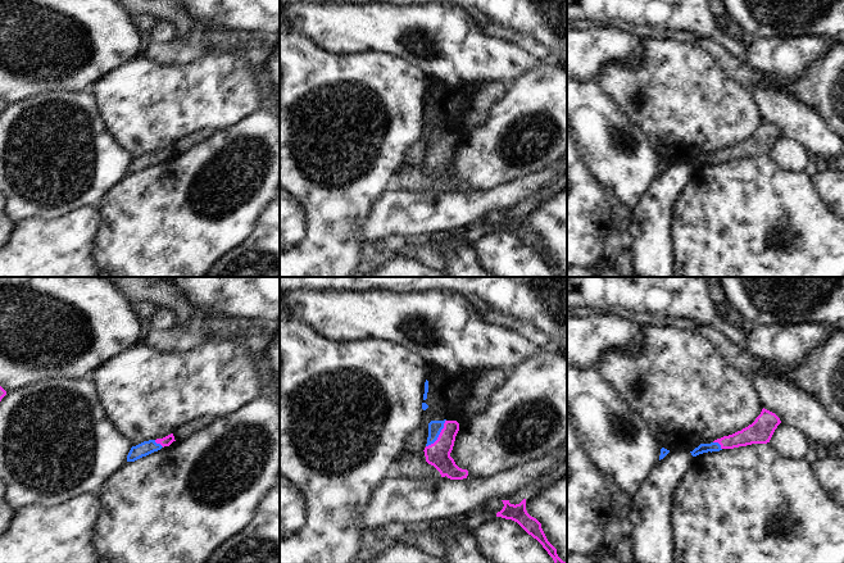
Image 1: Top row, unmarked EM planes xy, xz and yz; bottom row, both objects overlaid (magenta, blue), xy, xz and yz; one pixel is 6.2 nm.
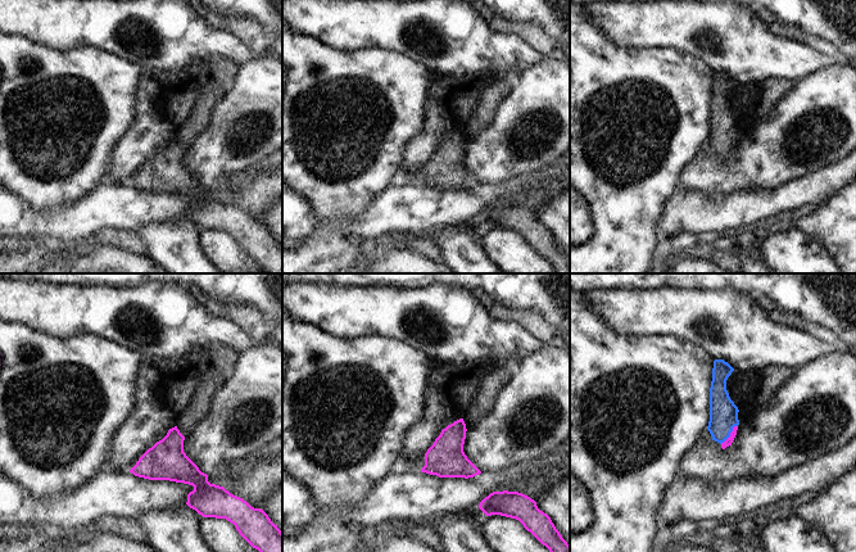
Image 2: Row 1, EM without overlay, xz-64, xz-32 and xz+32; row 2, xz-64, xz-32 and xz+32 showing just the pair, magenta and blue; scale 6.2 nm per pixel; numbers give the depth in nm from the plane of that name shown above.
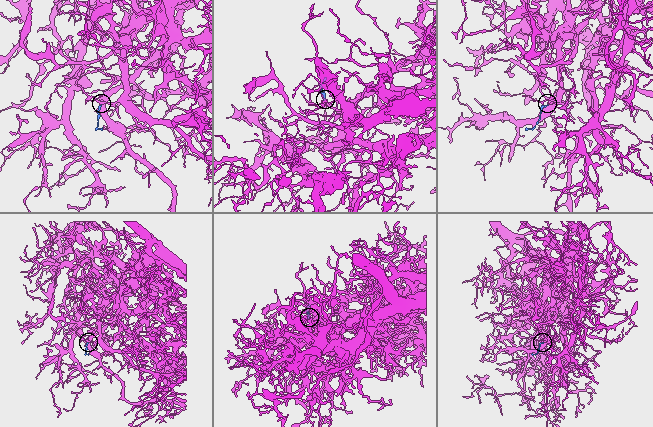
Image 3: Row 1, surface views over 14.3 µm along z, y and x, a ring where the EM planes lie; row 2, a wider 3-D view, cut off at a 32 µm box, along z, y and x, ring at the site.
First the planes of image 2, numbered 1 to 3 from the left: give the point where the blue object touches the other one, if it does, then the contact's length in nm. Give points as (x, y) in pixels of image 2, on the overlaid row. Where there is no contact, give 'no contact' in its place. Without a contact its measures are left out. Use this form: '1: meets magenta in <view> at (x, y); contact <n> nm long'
1: no contact
2: no contact
3: meets magenta in xz+32 at (730, 434); contact 160 nm long

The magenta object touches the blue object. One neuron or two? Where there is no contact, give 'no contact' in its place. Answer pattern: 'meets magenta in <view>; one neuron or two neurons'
meets magenta in xz; one neuron

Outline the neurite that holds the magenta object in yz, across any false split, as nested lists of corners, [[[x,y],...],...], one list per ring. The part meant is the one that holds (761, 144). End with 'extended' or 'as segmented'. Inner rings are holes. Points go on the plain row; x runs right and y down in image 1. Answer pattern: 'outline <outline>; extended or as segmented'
outline [[[763,121],[761,127],[748,140],[717,151],[711,156],[700,156],[690,165],[693,169],[696,169],[708,164],[720,164],[722,162],[734,162],[752,156],[767,156],[780,136],[781,133],[775,126]]]; extended

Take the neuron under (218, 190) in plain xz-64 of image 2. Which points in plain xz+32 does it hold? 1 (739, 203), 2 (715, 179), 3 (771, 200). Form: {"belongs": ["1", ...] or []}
{"belongs": ["1", "3"]}

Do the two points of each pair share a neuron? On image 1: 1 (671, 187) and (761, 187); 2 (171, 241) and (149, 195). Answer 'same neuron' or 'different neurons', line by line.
1: different neurons
2: same neuron

